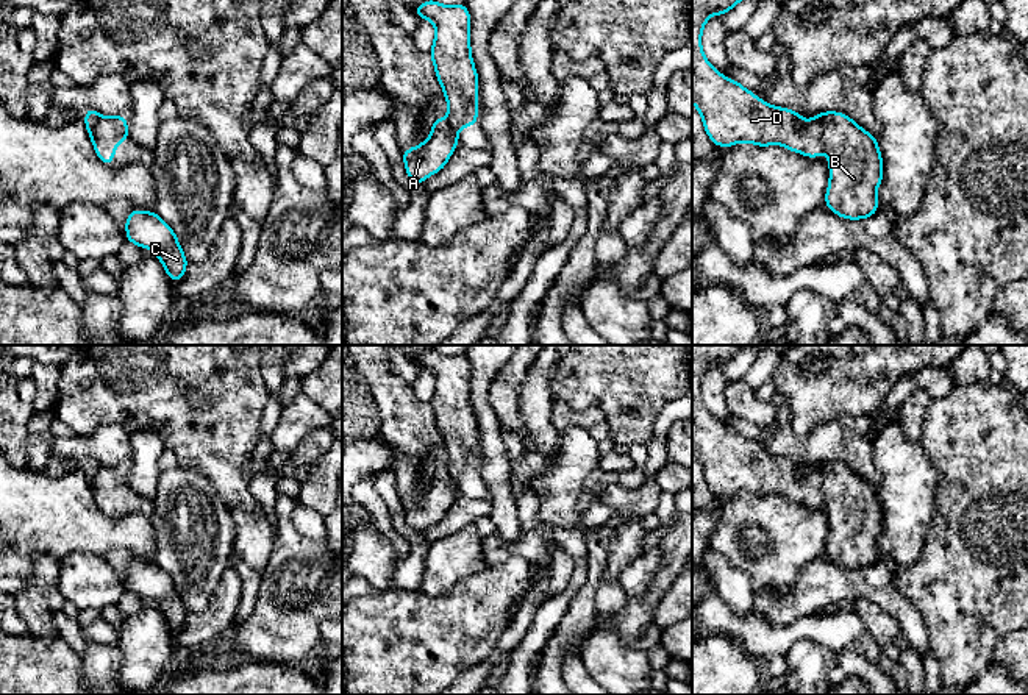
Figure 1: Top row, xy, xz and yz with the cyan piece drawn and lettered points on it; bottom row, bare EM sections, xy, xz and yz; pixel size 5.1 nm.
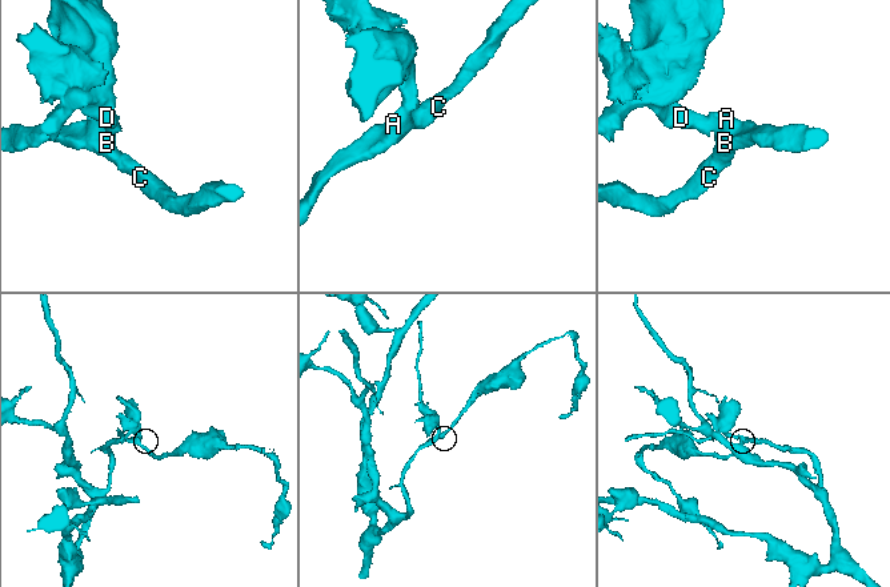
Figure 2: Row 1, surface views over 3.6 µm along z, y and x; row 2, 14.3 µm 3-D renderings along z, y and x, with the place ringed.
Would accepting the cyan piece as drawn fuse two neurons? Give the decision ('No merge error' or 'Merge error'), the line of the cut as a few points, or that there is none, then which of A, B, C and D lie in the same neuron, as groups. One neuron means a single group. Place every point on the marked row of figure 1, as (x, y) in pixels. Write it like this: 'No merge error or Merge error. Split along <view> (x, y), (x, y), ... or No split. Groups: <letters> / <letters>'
Merge error. Split along yz (814, 117), (820, 125), (822, 142), (827, 150). Groups: A B C / D

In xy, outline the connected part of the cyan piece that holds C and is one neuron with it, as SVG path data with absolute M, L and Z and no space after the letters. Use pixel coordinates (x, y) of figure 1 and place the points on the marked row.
M133 209L127 217L127 239L141 248L152 248L172 283L178 283L189 264L173 230L155 212Z

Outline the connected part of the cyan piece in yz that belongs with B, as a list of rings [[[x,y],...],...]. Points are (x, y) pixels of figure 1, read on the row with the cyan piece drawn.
[[[847,114],[816,116],[828,151],[830,186],[825,205],[844,219],[867,219],[878,211],[876,187],[883,180],[883,158],[876,137]]]

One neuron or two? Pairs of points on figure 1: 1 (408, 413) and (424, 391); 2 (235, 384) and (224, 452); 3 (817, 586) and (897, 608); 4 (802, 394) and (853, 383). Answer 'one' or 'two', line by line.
1: two
2: one
3: one
4: one

